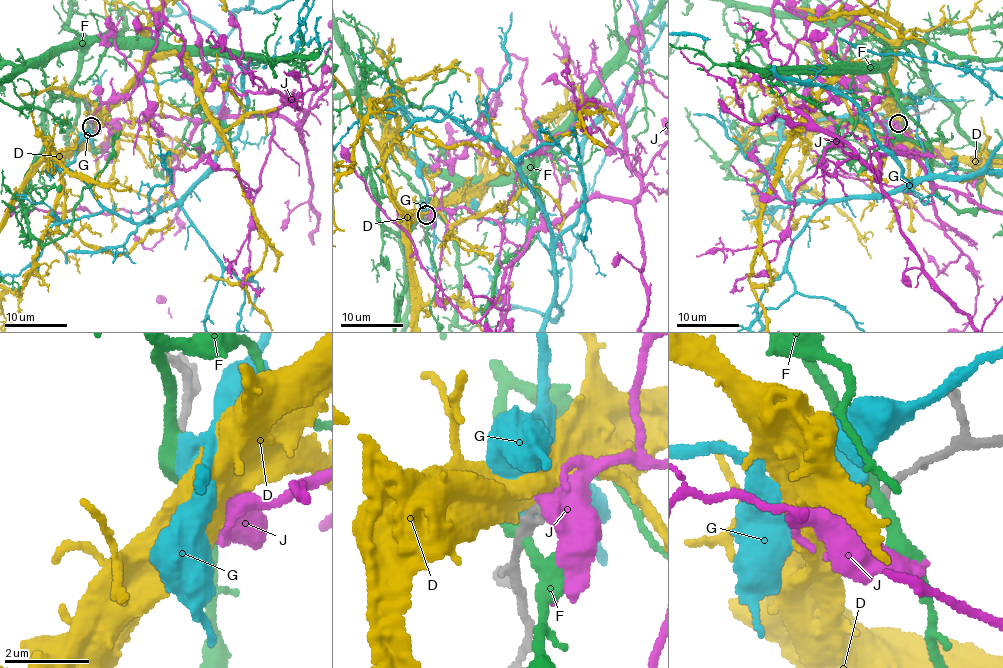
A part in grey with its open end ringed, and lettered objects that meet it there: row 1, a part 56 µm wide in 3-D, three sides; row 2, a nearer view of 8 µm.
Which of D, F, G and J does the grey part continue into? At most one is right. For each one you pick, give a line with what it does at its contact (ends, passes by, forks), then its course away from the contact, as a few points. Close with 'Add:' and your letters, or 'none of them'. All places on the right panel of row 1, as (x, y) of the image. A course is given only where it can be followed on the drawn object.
D: it passes by
Add: D

